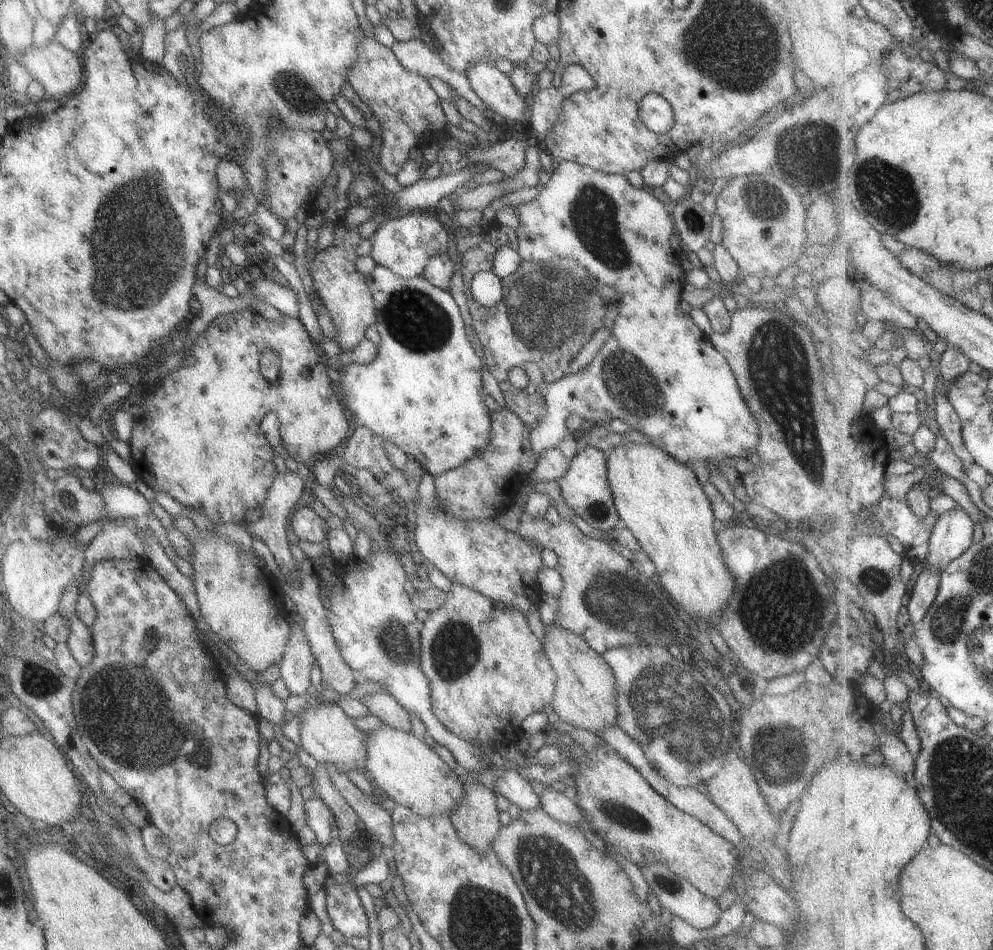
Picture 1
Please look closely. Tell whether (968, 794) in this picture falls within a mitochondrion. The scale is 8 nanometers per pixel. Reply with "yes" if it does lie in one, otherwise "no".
yes

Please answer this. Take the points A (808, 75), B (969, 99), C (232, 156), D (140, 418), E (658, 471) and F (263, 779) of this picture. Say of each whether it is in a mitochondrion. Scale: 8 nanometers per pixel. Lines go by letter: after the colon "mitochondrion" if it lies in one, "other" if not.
A: other
B: other
C: other
D: other
E: other
F: other

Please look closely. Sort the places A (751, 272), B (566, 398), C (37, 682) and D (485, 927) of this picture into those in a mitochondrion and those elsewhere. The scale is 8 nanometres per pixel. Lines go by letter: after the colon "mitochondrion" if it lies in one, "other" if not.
A: other
B: other
C: mitochondrion
D: mitochondrion

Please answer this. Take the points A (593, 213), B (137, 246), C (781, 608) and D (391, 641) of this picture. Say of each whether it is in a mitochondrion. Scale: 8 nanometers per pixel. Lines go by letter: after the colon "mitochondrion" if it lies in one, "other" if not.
A: mitochondrion
B: mitochondrion
C: mitochondrion
D: mitochondrion

